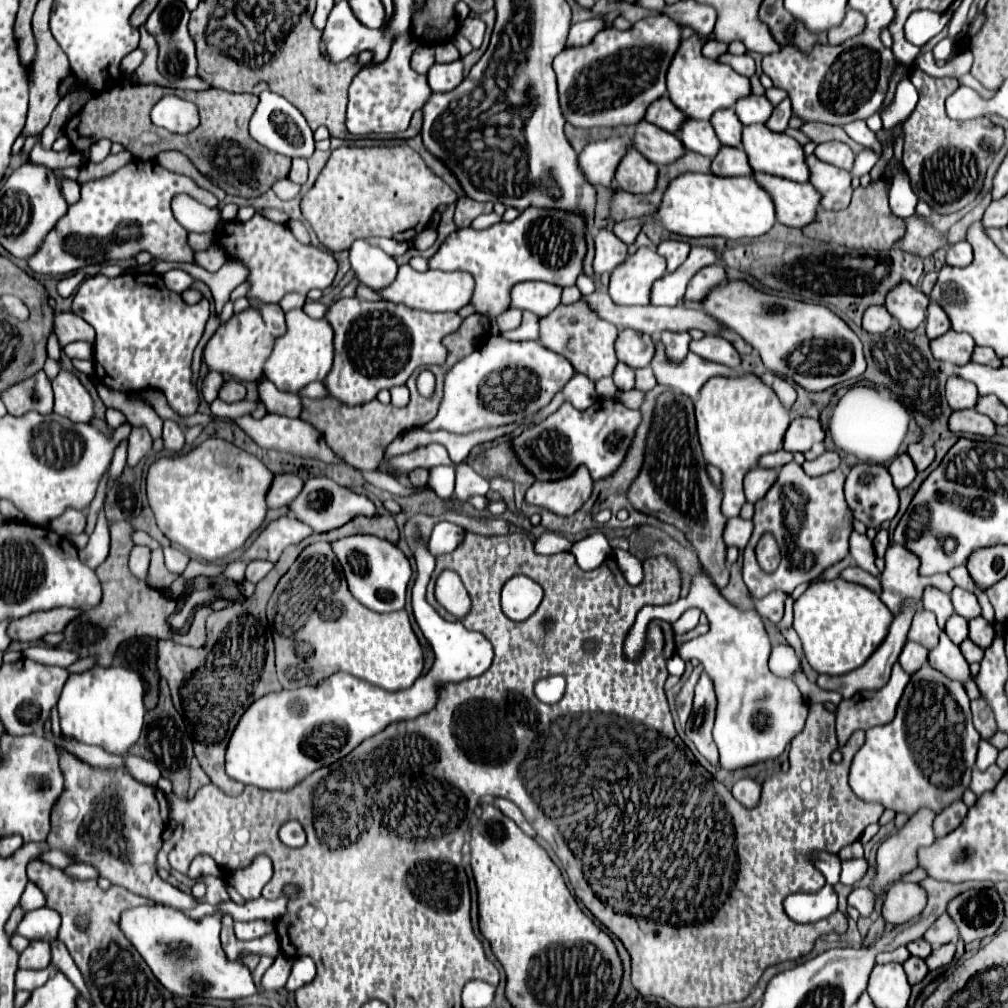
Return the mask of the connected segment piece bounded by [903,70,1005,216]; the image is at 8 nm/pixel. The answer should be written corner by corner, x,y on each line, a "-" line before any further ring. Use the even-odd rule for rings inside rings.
911,70
909,80
919,92
919,102
903,122
903,166
909,172
915,194
923,198
933,212
945,216
975,200
983,186
985,170
1003,144
1003,128
987,118
955,122
945,114
945,100
955,92
957,78
933,78
923,70

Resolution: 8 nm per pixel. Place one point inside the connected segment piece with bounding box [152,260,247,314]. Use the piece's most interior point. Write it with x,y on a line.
222,283

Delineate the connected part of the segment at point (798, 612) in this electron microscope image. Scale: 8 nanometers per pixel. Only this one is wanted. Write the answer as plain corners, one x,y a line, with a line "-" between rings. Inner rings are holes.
835,578
811,584
807,592
797,598
793,628
803,644
805,658
815,672
843,676
865,664
887,636
891,620
891,610
875,592
863,588
861,584

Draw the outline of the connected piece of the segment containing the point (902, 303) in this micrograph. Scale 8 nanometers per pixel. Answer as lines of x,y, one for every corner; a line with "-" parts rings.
899,284
895,292
887,294
887,310
905,330
915,330
927,320
927,306
929,306
929,298
923,292
915,290
911,284

